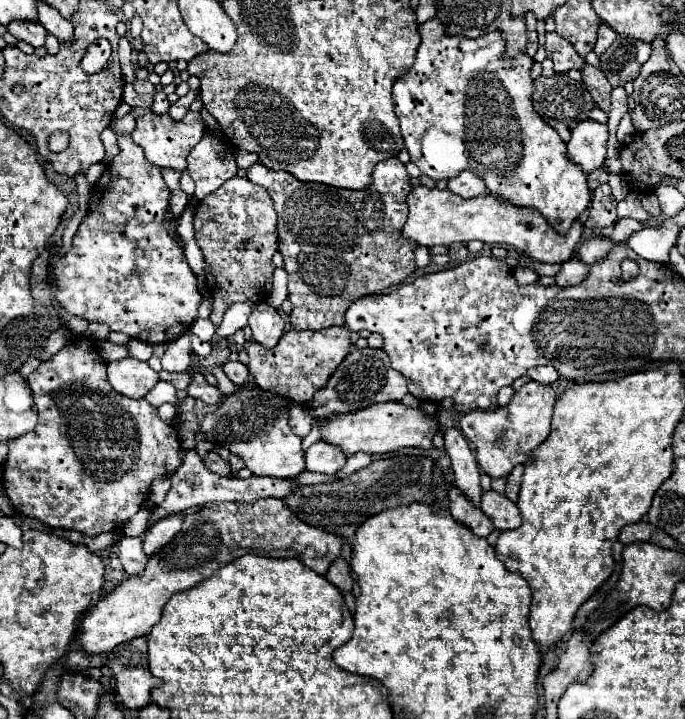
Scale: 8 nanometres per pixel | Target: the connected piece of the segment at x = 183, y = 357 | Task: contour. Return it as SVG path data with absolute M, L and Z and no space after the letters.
M185 332L183 336L169 342L161 362L163 362L163 370L187 372L189 362L191 362L191 334Z

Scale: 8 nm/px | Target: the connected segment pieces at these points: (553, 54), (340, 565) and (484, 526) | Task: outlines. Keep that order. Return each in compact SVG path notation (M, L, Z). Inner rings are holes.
M547 32L547 42L545 42L547 58L553 60L555 72L567 72L571 68L581 70L585 60L573 50L573 44L569 40L561 38L557 32Z
M335 558L335 560L331 562L325 578L327 578L331 584L335 584L339 590L351 592L351 588L353 588L353 578L351 578L351 574L349 574L349 564L347 564L343 558Z
M457 486L449 490L449 512L455 520L467 524L477 536L489 536L493 532L493 520L485 516L485 512L473 504Z

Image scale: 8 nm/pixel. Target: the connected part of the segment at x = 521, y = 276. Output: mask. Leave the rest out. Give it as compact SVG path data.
M517 268L517 270L513 272L513 276L515 276L515 280L517 280L519 286L533 284L533 282L537 282L537 278L539 278L539 276L537 276L533 270L529 270L529 268Z

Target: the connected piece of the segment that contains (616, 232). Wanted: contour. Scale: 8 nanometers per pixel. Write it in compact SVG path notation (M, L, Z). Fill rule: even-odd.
M621 218L621 220L615 224L611 238L613 238L613 240L625 240L625 236L629 236L629 232L635 232L635 228L641 228L641 222L637 222L637 220L633 220L633 218Z

